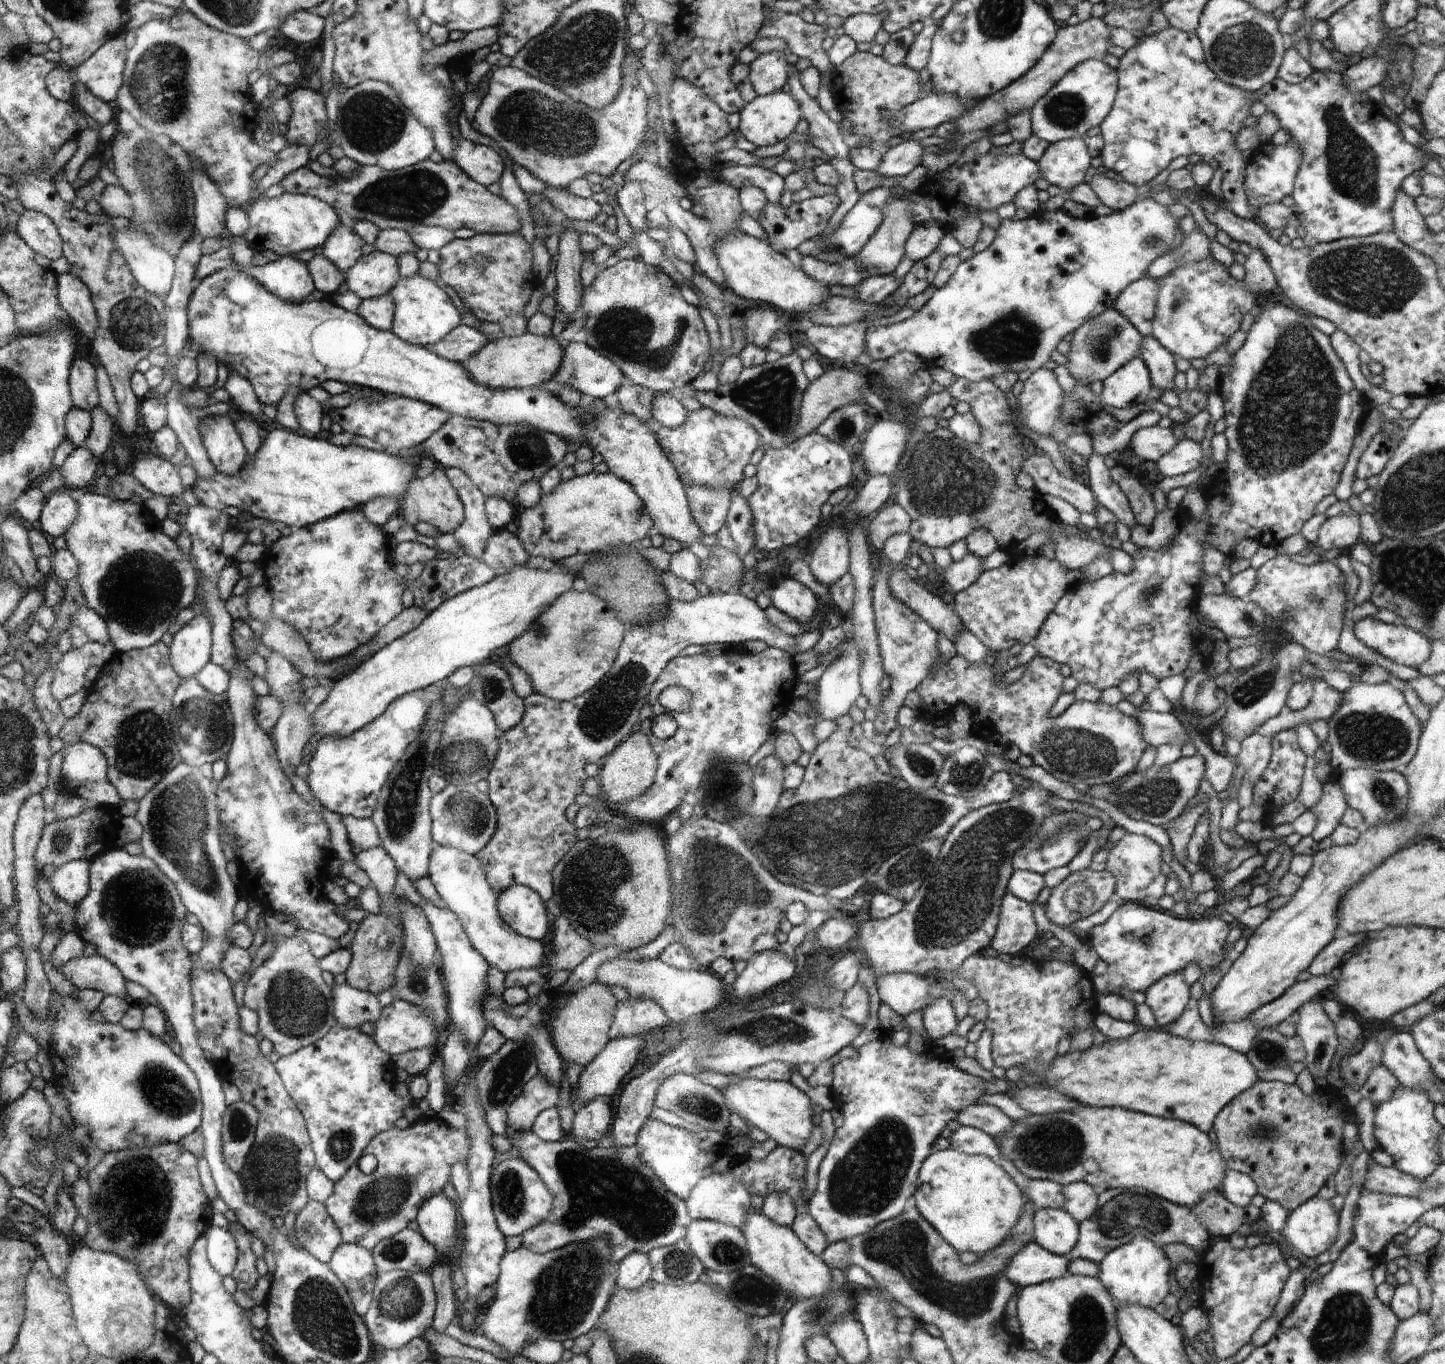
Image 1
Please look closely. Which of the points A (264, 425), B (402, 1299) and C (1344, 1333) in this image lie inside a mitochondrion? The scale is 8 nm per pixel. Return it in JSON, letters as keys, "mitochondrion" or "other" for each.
{"A":"other","B":"mitochondrion","C":"mitochondrion"}

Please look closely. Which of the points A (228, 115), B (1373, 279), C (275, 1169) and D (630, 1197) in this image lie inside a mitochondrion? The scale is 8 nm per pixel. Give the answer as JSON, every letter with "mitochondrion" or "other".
{"A":"other","B":"mitochondrion","C":"mitochondrion","D":"mitochondrion"}

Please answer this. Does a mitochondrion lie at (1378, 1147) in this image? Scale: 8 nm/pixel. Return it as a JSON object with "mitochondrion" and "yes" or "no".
{"mitochondrion":"no"}

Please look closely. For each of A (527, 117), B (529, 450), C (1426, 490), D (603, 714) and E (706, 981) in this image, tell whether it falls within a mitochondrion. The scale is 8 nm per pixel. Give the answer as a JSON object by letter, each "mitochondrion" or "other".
{"A":"mitochondrion","B":"mitochondrion","C":"mitochondrion","D":"mitochondrion","E":"other"}

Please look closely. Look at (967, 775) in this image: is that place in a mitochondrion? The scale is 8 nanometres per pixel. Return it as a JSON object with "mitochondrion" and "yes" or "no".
{"mitochondrion":"yes"}

